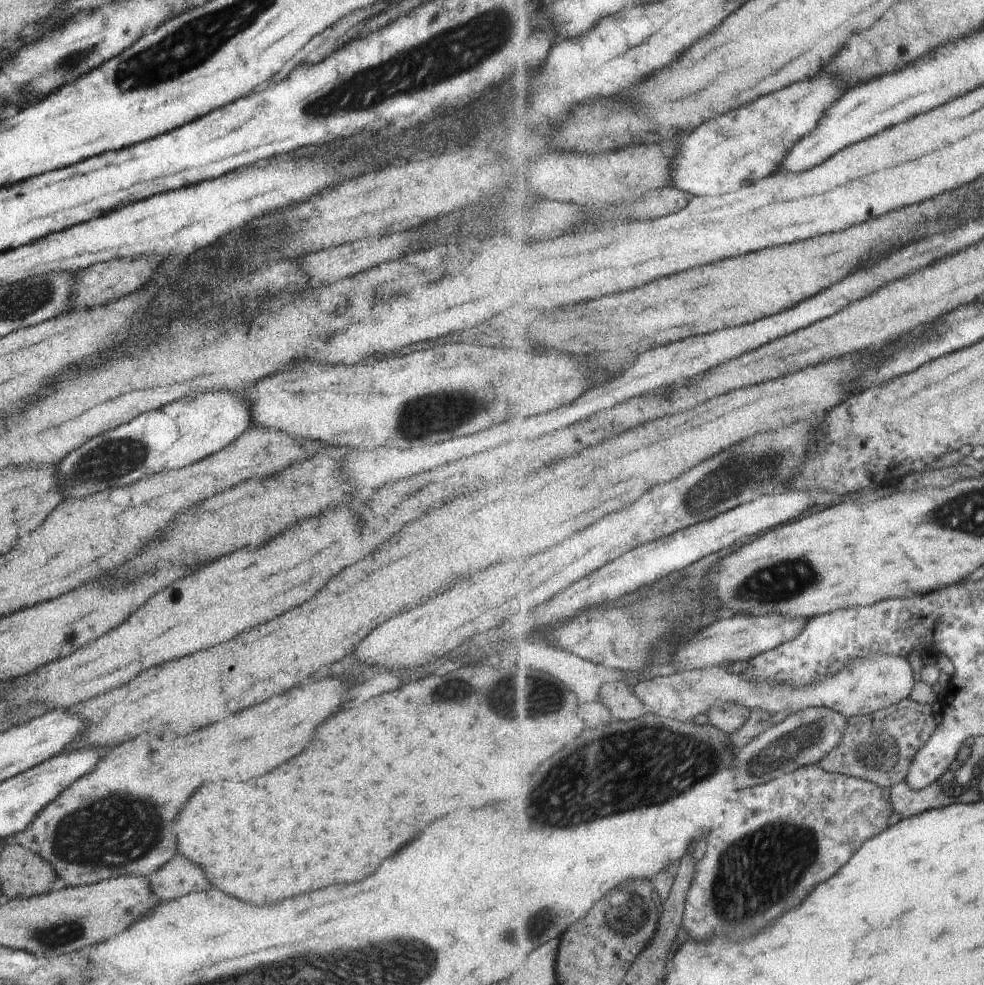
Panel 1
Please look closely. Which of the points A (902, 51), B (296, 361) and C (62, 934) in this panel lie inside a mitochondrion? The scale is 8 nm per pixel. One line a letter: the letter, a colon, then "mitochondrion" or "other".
A: other
B: other
C: mitochondrion

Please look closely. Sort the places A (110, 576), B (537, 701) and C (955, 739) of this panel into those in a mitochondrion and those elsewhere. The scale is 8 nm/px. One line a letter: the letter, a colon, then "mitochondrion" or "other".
A: other
B: mitochondrion
C: other

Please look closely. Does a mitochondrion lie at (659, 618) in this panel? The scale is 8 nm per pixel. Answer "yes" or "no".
yes

